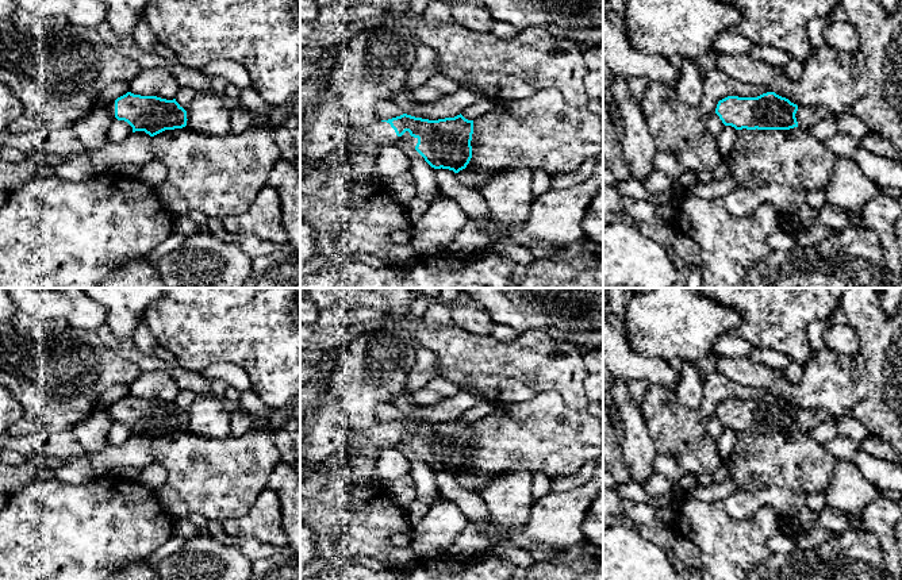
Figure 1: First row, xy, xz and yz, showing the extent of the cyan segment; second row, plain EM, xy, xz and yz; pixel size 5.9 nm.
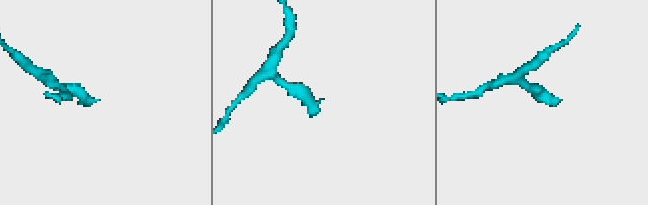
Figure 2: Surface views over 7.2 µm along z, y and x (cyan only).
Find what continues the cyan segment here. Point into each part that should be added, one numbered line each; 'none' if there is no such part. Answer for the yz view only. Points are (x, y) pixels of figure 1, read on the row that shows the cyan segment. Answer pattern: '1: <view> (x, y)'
1: yz (806, 116)

